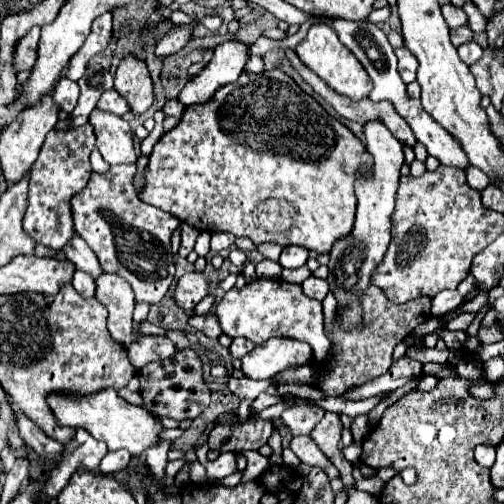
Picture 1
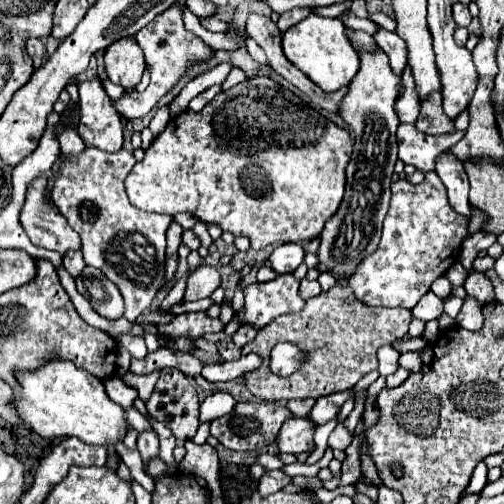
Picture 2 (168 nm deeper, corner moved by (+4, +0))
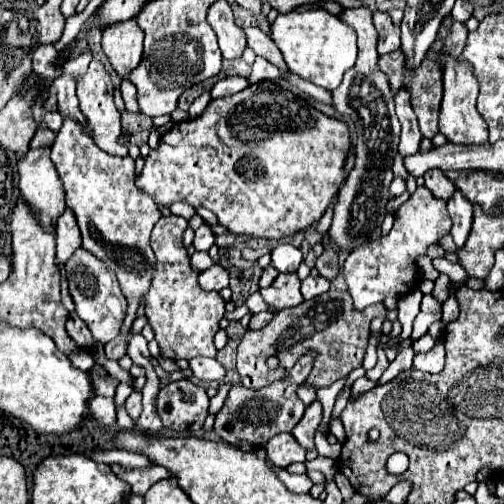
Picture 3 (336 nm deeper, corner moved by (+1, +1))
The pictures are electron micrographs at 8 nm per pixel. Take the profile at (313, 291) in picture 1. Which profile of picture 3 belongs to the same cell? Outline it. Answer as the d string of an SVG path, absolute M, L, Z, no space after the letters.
M308 276L308 278L302 280L302 296L304 296L304 300L312 300L312 298L324 294L324 292L328 292L328 288L330 288L330 282L326 278L322 278L322 276L318 276L318 278Z

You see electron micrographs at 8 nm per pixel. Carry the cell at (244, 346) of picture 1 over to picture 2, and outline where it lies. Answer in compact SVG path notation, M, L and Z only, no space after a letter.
M243 325L243 327L239 327L237 333L233 335L233 343L235 343L239 349L243 349L249 341L255 339L255 335L257 335L257 331L253 331L251 325Z

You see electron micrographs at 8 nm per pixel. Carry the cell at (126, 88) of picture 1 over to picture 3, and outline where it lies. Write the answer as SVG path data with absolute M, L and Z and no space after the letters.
M136 18L110 24L102 30L104 54L120 76L126 76L132 68L140 64L142 42L144 32L140 30Z

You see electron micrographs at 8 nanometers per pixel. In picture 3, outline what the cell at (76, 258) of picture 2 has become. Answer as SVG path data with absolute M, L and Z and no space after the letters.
M66 208L62 212L62 218L58 218L58 230L56 230L56 258L58 258L58 262L64 264L72 256L72 252L80 246L82 246L82 238L80 238L76 218Z

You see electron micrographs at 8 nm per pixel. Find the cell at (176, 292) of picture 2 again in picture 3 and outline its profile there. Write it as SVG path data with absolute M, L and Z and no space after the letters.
M194 252L192 254L192 266L196 268L196 270L206 270L206 268L210 268L214 262L212 262L212 258L208 256L208 252Z

